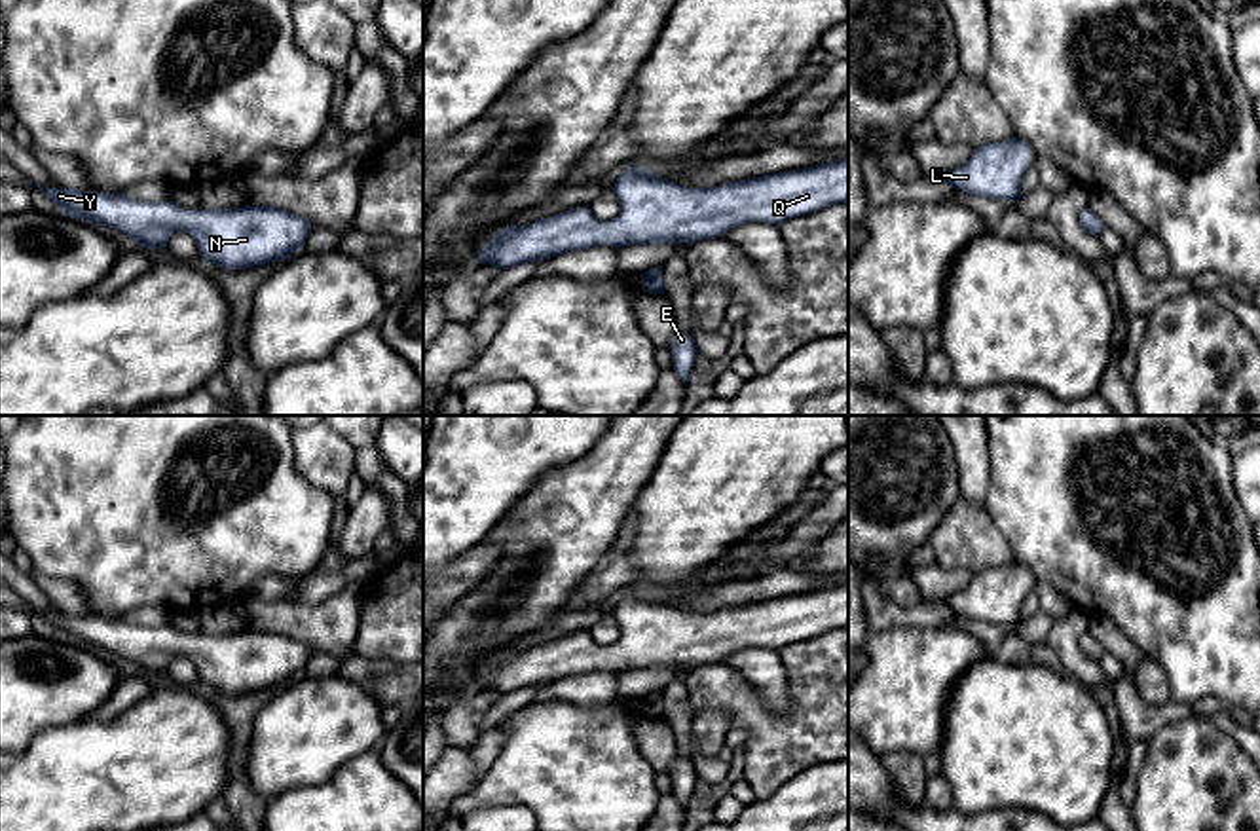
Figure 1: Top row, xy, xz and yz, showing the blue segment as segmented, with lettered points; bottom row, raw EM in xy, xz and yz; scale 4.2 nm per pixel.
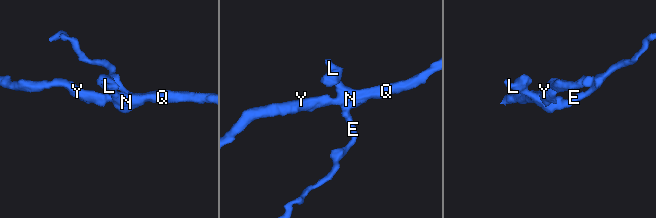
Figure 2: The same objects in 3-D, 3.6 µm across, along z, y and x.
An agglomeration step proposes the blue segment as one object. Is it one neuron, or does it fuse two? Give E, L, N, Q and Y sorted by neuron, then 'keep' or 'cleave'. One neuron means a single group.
groups E L N Q Y; keep

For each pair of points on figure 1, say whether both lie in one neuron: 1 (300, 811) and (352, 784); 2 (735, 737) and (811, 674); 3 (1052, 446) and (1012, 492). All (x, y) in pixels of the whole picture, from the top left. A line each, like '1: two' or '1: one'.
1: one
2: two
3: one

